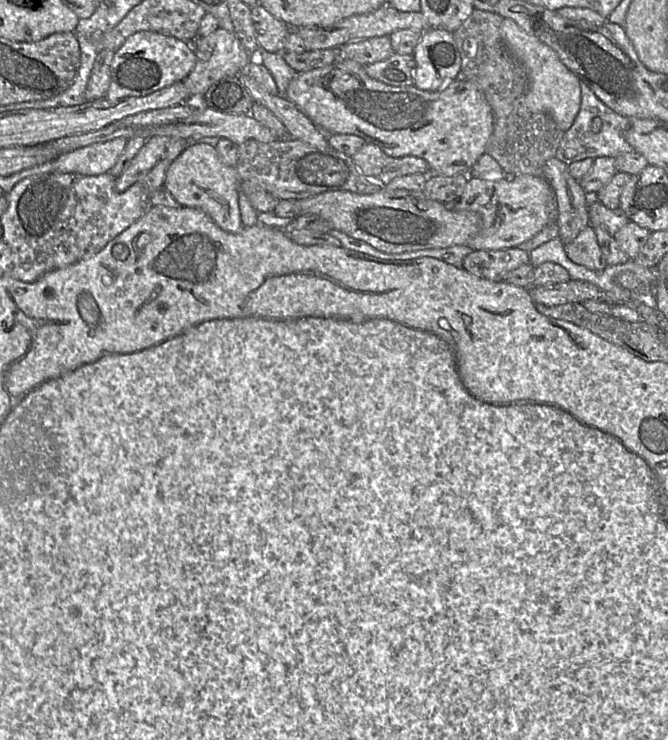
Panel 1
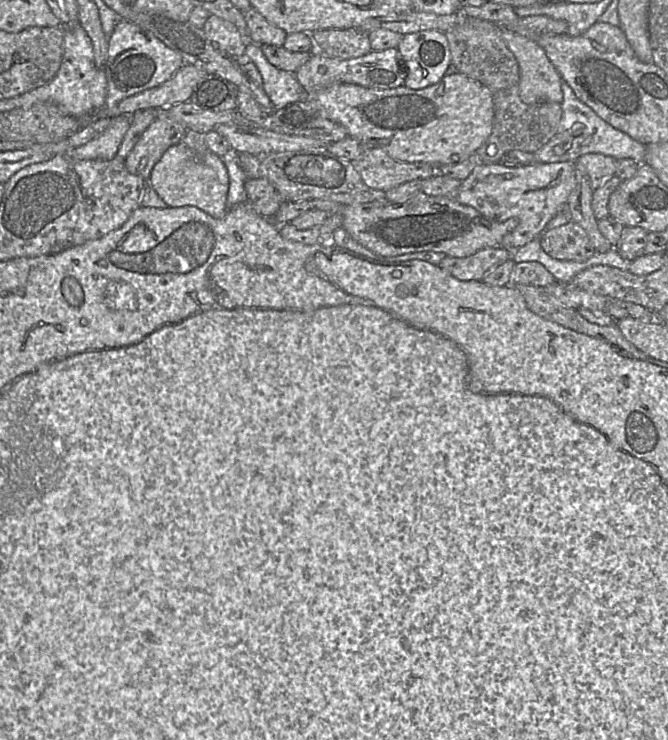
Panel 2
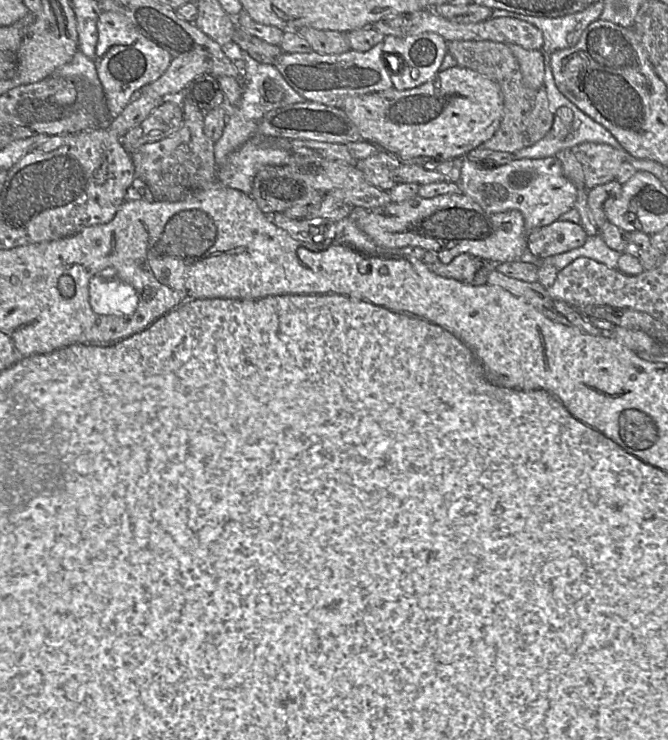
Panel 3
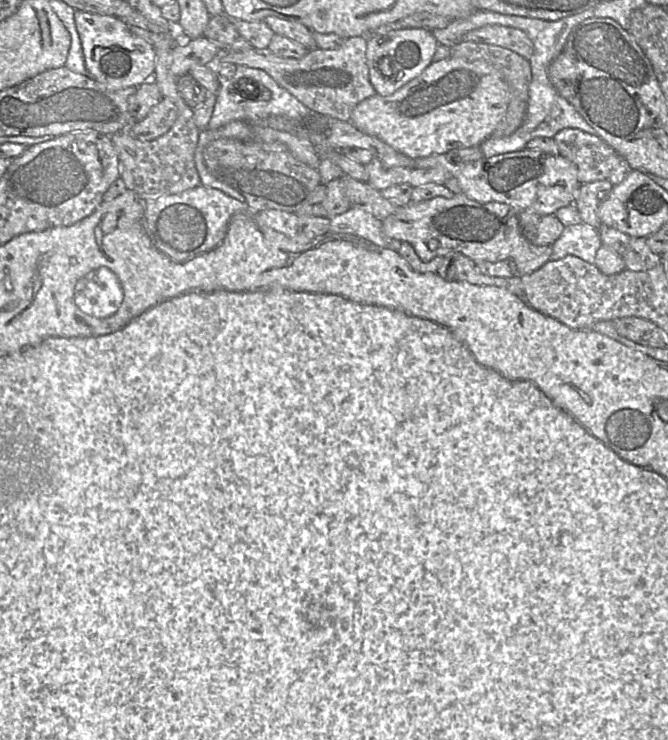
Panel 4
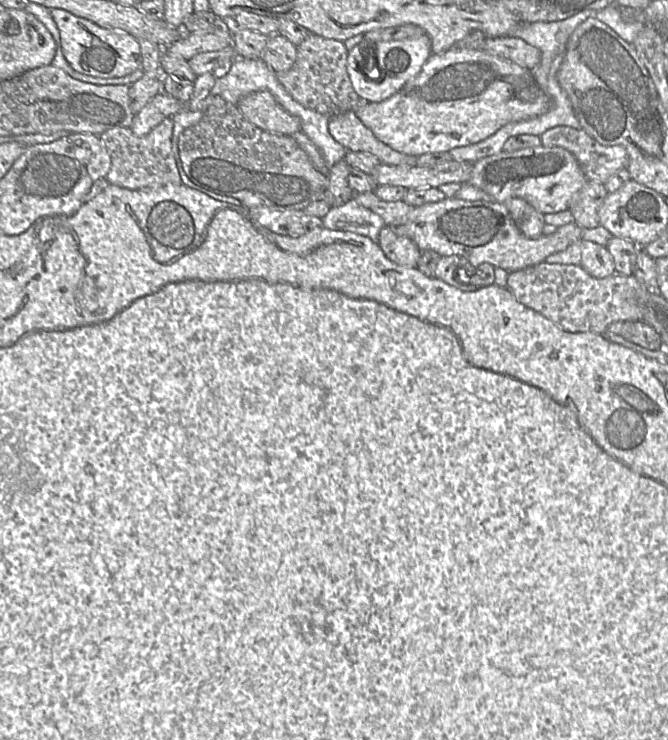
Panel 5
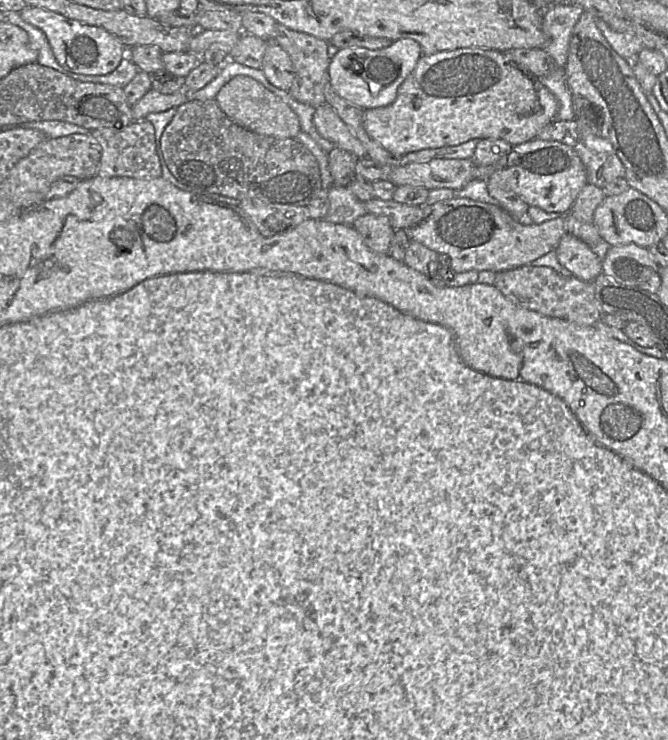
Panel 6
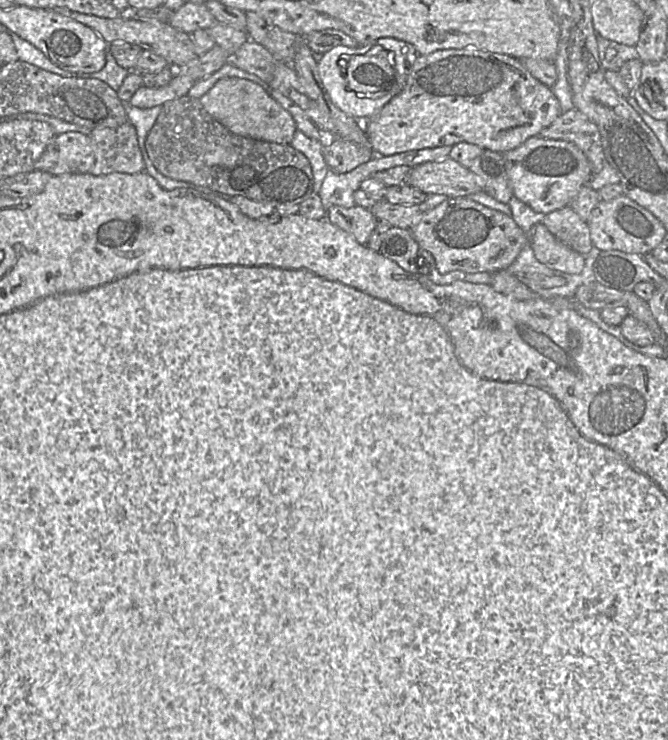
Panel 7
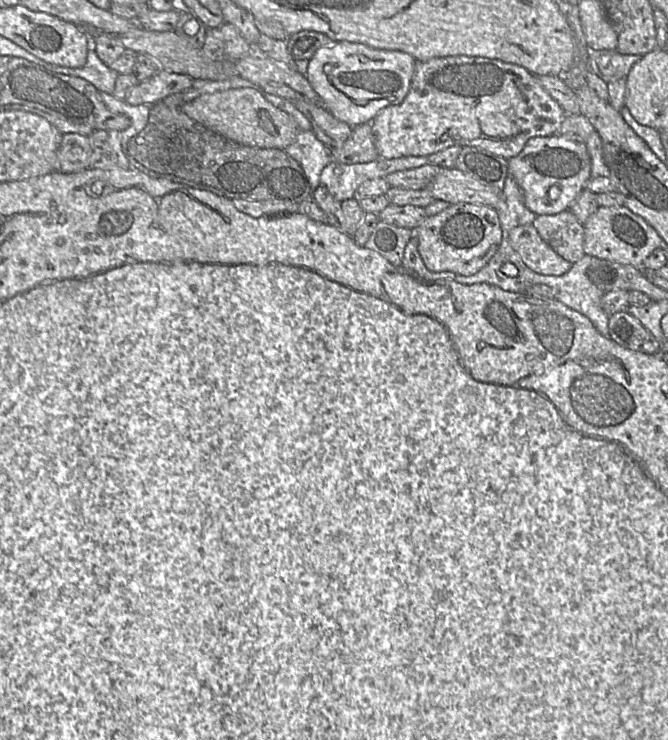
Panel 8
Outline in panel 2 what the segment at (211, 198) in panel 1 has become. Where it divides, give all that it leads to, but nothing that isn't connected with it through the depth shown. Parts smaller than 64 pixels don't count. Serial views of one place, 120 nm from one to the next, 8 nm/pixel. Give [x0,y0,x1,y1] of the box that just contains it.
[148,143,229,219]

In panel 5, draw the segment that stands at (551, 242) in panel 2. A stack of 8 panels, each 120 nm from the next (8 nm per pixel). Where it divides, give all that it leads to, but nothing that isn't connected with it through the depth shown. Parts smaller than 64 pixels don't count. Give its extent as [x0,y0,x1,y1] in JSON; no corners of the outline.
[504,197,548,238]

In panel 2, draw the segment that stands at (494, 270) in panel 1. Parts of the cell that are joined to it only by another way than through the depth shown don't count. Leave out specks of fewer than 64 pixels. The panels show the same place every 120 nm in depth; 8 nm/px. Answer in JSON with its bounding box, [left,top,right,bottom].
[438,247,514,280]

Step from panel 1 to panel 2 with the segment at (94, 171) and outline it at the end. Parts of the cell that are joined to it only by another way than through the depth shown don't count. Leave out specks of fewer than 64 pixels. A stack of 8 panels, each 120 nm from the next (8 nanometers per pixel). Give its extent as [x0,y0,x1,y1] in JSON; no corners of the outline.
[67,115,131,160]

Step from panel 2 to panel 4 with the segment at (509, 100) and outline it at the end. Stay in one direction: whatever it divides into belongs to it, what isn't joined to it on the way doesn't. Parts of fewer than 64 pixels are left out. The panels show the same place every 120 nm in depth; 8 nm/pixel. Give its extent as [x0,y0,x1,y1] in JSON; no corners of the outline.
[450,41,532,138]

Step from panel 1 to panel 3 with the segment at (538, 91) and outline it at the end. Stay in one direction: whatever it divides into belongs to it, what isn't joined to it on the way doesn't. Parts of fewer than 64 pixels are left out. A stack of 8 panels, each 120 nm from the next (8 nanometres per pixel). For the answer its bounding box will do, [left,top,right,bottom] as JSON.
[507,44,545,89]

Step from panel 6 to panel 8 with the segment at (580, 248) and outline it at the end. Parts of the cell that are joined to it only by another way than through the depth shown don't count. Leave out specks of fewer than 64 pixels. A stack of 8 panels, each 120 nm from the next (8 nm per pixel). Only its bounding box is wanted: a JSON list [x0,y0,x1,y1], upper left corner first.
[508,224,572,275]

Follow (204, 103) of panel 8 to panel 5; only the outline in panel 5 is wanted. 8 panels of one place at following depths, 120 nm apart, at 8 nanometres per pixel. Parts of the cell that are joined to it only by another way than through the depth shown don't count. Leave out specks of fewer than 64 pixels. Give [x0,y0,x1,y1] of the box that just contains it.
[237,91,301,136]

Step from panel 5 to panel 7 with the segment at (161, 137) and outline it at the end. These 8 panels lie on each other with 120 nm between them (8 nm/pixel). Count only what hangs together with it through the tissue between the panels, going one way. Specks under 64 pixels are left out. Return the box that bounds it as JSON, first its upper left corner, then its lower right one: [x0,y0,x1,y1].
[89,122,145,175]

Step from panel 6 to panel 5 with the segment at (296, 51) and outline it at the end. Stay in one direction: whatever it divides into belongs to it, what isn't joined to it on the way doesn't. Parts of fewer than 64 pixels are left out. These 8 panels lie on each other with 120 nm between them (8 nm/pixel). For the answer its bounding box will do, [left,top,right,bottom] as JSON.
[275,34,362,117]

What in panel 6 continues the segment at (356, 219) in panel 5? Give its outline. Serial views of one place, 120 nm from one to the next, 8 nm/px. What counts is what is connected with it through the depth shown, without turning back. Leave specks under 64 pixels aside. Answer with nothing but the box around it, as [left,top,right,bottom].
[326,185,368,226]

